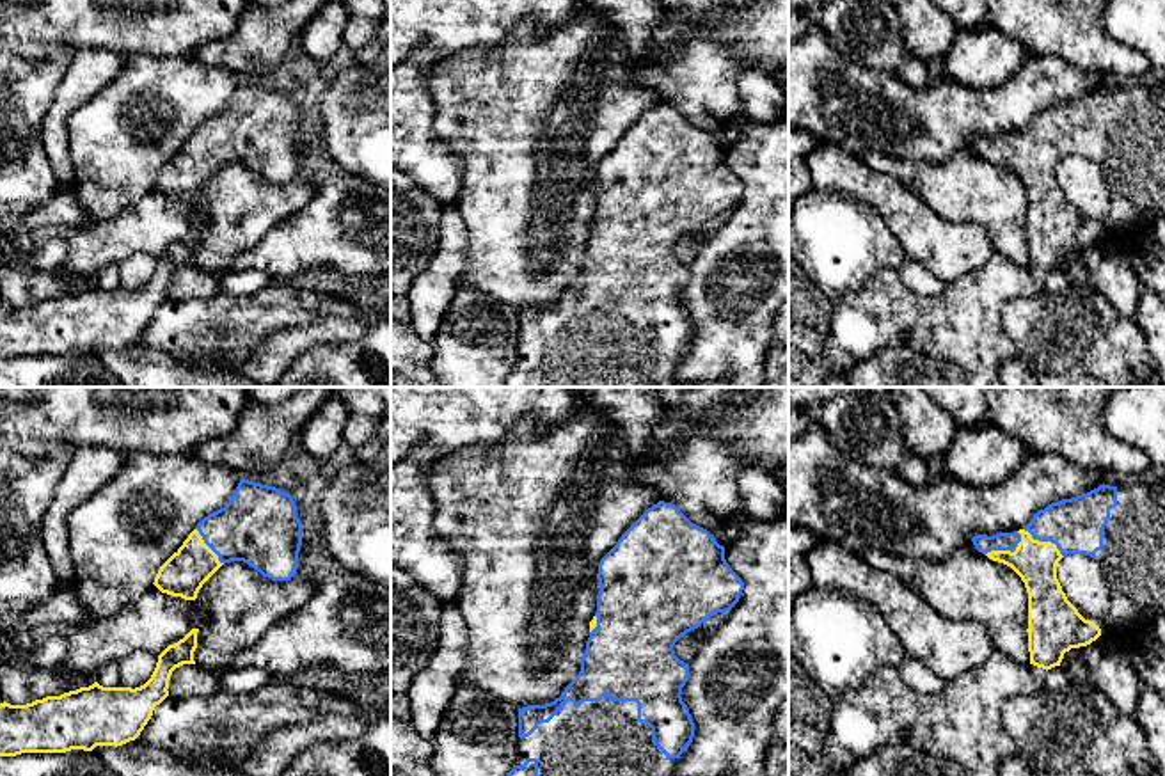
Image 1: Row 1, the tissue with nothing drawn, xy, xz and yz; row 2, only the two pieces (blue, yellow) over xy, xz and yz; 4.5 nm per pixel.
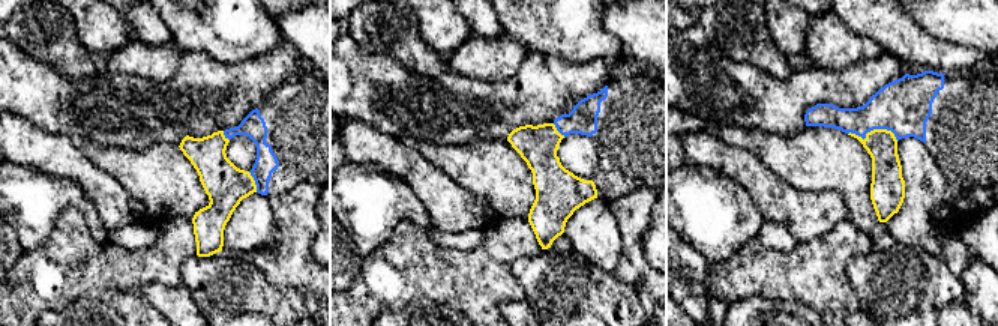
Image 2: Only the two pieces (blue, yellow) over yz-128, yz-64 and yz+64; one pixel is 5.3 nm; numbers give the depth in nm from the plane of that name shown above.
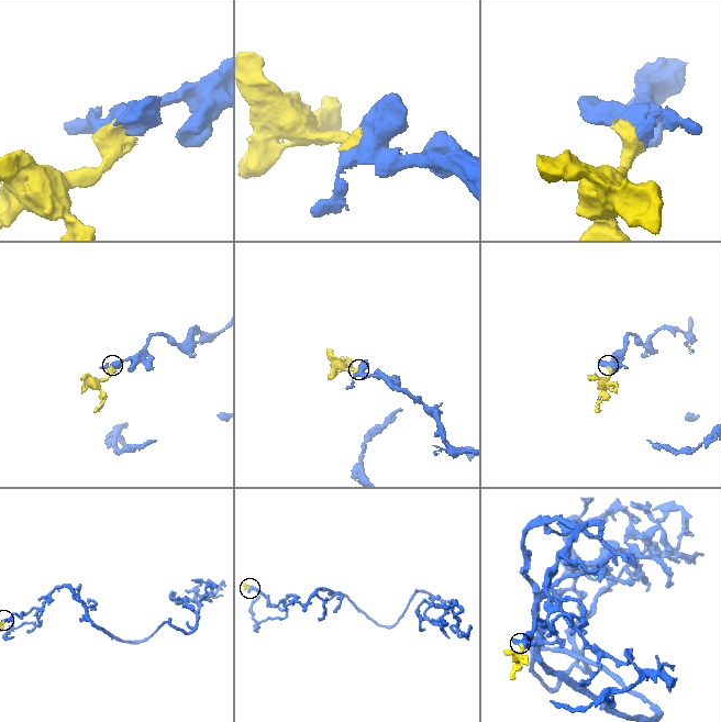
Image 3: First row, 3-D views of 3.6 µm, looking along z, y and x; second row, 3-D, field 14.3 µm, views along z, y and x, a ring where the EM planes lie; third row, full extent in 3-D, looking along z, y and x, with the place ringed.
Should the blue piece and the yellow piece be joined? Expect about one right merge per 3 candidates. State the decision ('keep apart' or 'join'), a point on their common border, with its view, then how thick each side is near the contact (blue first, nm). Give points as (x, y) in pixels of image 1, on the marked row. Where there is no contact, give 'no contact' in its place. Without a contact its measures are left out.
join | yz (1007, 549) | 90/190 nm

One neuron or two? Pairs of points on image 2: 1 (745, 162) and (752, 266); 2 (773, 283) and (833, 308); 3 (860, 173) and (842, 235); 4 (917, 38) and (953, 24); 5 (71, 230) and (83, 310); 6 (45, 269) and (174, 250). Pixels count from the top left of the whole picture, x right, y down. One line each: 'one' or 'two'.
1: two
2: one
3: two
4: two
5: two
6: one

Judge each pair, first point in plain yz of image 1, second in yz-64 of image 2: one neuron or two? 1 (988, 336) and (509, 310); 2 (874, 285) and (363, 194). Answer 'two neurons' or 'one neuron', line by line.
1: two neurons
2: two neurons

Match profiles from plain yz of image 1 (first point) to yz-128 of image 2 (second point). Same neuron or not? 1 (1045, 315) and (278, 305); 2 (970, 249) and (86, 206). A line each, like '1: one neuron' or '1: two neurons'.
1: one neuron
2: two neurons

